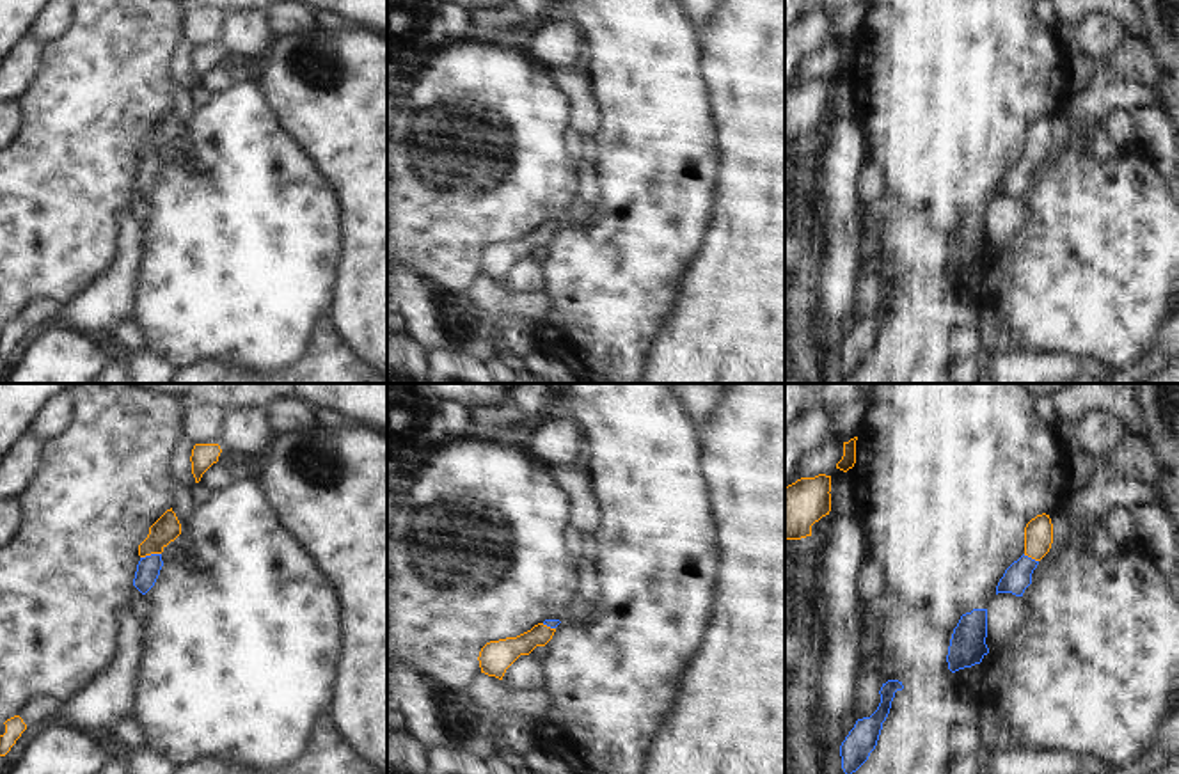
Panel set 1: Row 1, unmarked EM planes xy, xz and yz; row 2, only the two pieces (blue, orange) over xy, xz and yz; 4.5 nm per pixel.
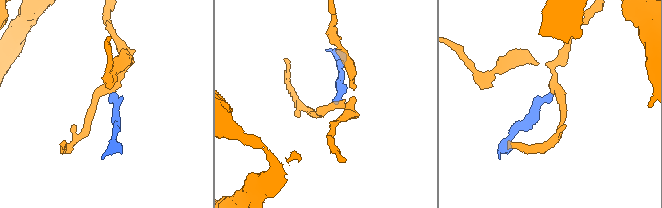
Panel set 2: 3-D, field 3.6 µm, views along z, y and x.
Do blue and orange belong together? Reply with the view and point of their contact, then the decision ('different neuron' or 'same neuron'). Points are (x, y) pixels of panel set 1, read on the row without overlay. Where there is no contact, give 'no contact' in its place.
contact xy (151, 157); same neuron

